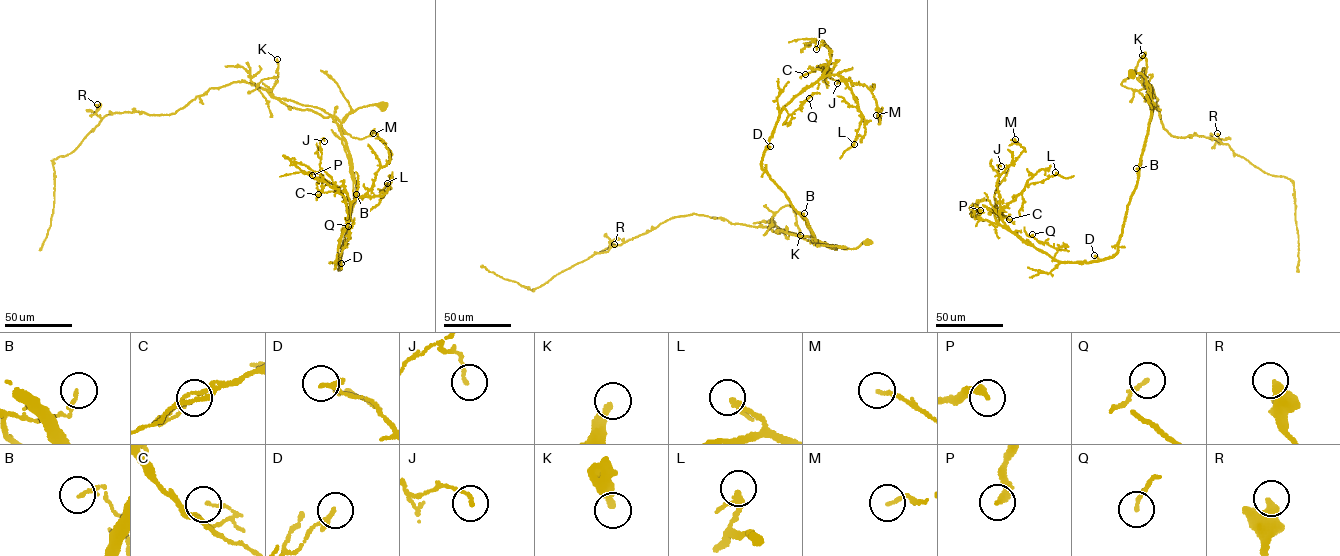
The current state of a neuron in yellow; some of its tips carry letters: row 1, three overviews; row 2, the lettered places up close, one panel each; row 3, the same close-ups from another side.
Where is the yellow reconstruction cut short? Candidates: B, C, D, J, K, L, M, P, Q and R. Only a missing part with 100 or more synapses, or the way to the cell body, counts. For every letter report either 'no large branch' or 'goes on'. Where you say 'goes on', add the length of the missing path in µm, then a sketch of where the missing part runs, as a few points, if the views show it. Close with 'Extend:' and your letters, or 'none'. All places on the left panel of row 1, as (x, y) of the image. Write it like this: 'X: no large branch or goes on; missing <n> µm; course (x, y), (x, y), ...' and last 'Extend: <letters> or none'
B: no large branch
C: no large branch
D: no large branch
J: no large branch
K: no large branch
L: no large branch
M: no large branch
P: no large branch
Q: no large branch
R: no large branch
Extend: none

